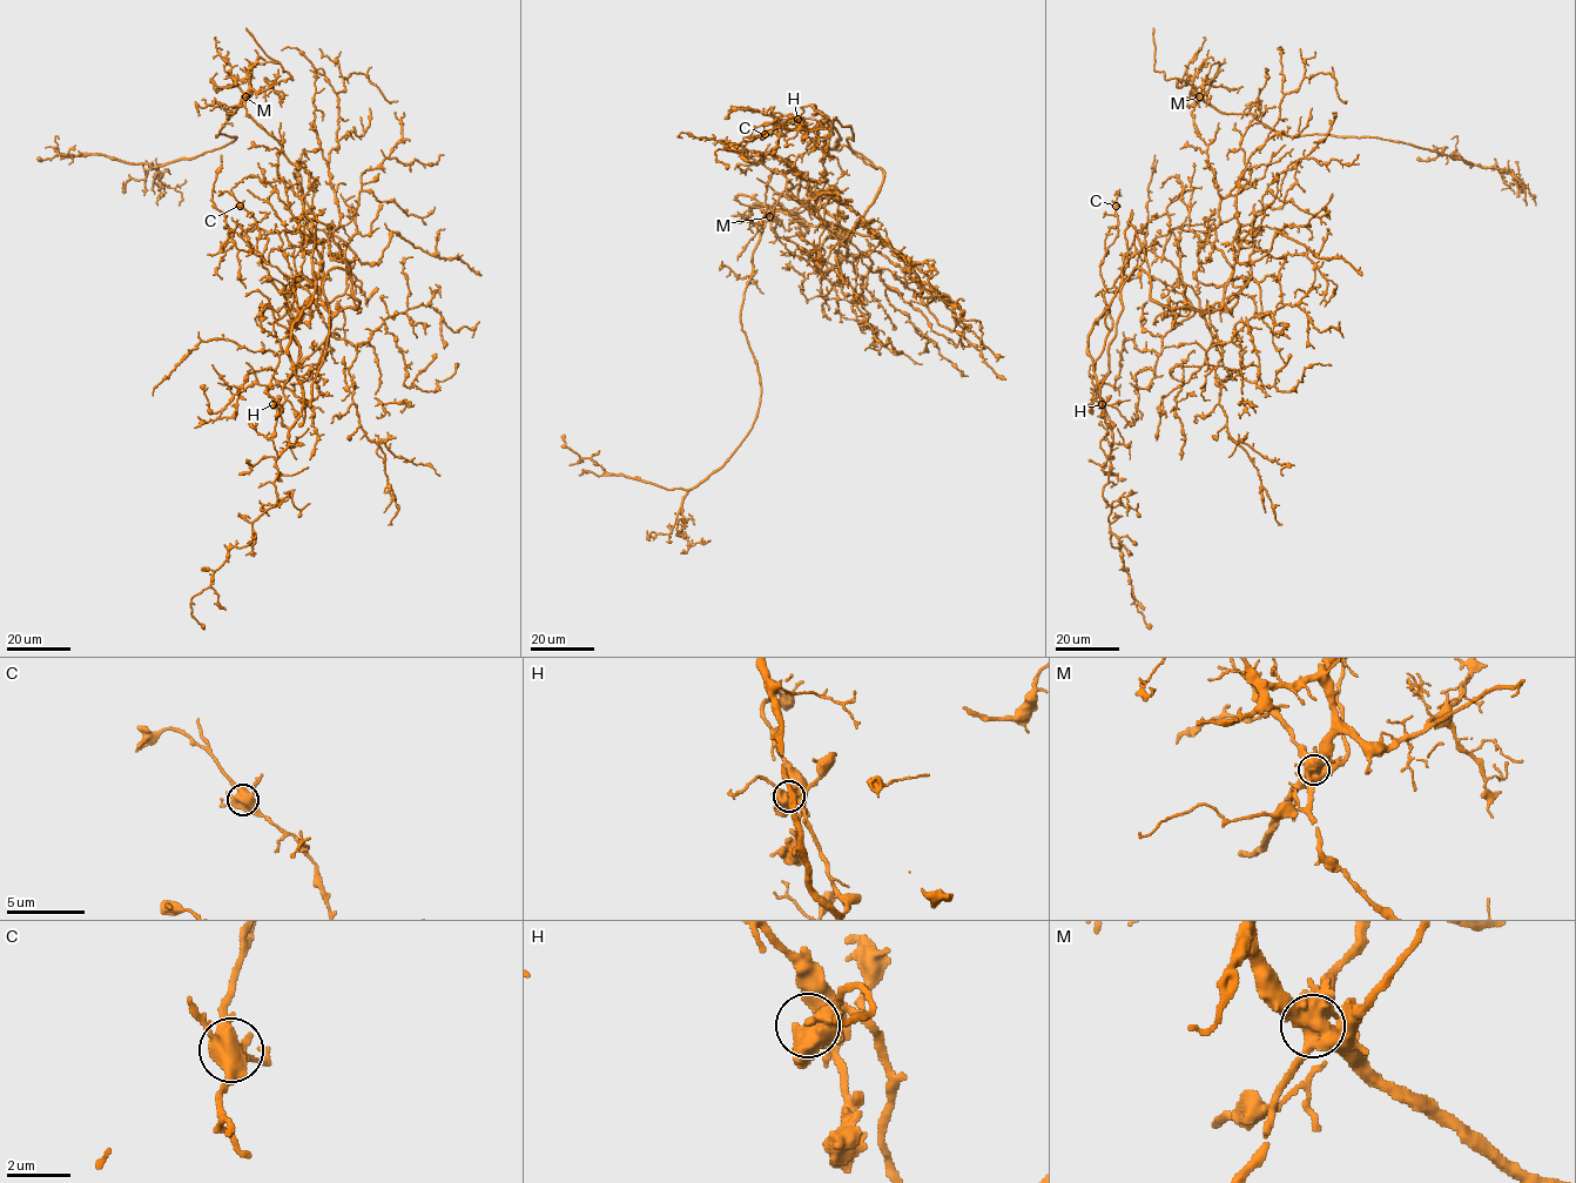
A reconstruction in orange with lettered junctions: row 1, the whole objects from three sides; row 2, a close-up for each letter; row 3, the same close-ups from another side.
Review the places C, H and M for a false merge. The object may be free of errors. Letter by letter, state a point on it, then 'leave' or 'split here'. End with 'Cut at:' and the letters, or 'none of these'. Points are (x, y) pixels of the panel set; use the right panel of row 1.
C: at (1116, 206); leave
H: at (1102, 404); leave
M: at (1199, 96); split here
Cut at: M

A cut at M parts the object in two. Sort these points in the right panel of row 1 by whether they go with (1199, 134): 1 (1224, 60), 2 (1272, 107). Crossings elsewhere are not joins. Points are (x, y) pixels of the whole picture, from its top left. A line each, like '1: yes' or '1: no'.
1: yes
2: no

